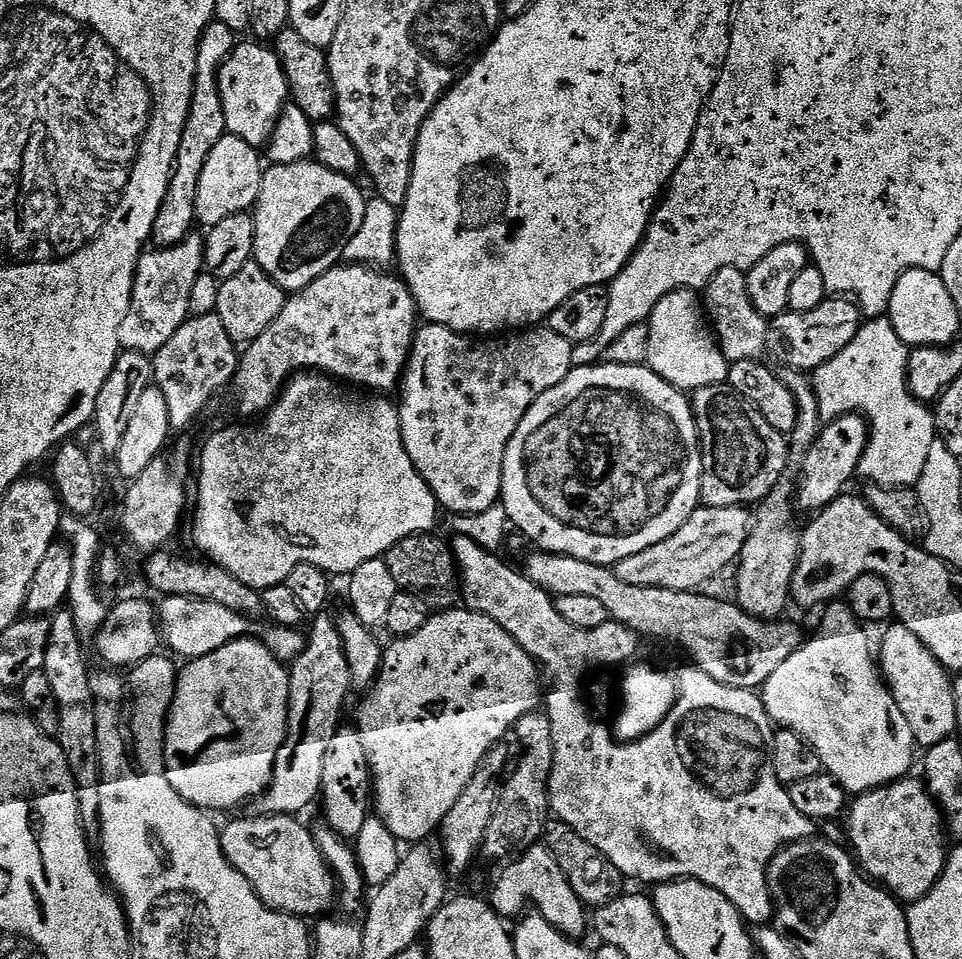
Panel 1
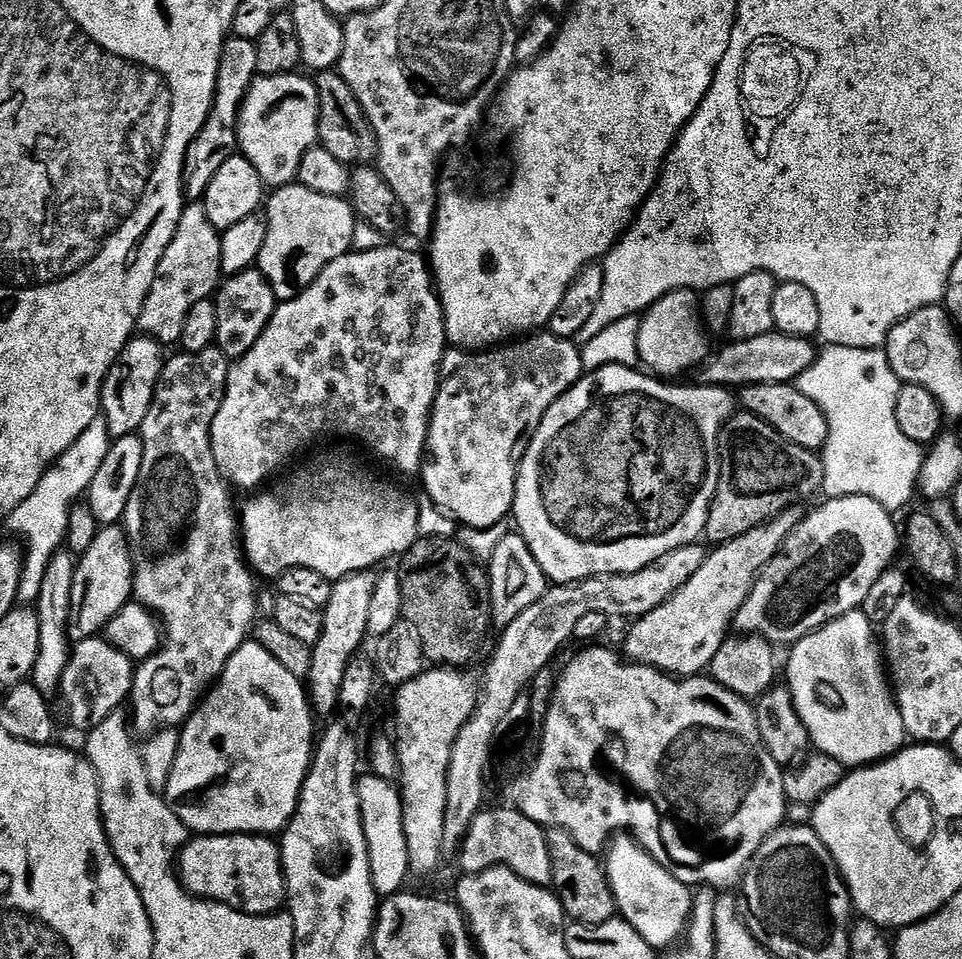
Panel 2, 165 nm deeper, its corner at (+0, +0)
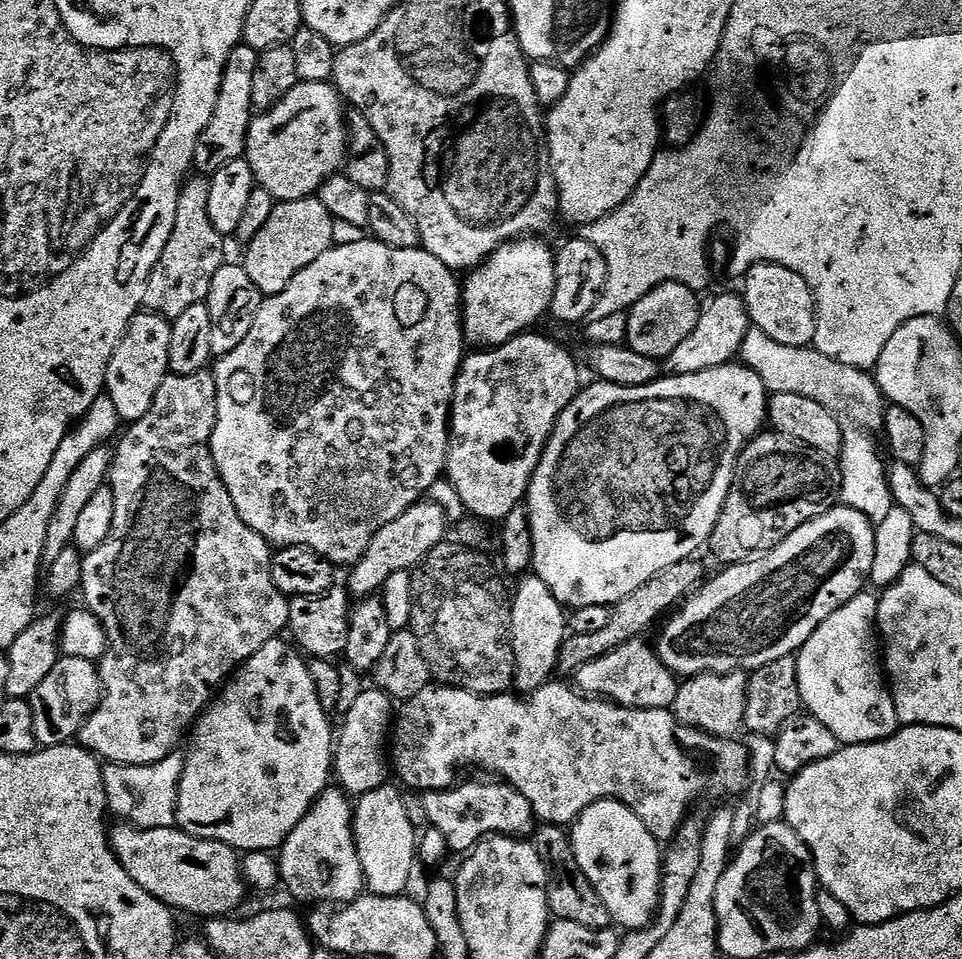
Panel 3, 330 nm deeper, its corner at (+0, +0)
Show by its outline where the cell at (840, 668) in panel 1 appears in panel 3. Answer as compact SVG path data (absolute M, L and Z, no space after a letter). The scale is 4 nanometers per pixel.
M872 590L859 592L854 598L850 598L850 602L846 602L838 610L834 610L834 614L830 614L830 618L826 618L826 622L822 622L822 626L818 626L818 630L814 630L814 634L804 644L796 656L796 665L798 666L798 690L800 691L800 703L806 709L807 715L818 718L818 722L822 722L822 726L829 728L832 733L840 739L841 745L849 744L877 744L880 740L889 740L891 736L896 735L901 727L898 718L898 710L894 706L894 698L892 697L891 687L886 686L885 670L882 663L882 648L878 643L878 629L876 627L876 615L878 614L878 606L880 605L877 593Z

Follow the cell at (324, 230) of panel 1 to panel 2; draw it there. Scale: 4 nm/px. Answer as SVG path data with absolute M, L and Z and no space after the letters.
M299 182L275 189L267 197L266 212L267 208L268 229L258 267L268 279L277 301L283 302L294 299L298 293L309 288L330 261L350 251L358 217L345 197L318 194L318 190L310 190Z

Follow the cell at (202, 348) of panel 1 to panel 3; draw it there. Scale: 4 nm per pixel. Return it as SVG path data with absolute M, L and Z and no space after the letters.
M211 371L195 372L189 376L178 376L169 374L162 382L162 386L158 386L158 394L154 394L154 406L150 406L150 410L141 420L129 423L127 425L128 433L119 437L120 445L114 448L114 457L112 459L112 467L110 473L110 487L112 493L115 494L114 502L114 526L110 530L110 534L106 538L106 542L102 542L102 546L98 546L98 550L87 553L83 557L84 565L82 566L82 595L84 594L83 603L88 611L103 620L108 627L108 649L106 654L98 661L100 670L100 683L102 685L102 699L100 705L92 713L92 717L84 723L84 728L81 730L78 740L81 745L91 750L99 757L101 761L110 764L129 764L130 766L146 766L147 764L157 764L162 762L162 758L166 758L171 752L177 751L181 747L180 743L185 743L186 737L189 735L190 729L195 725L200 718L200 713L212 703L217 695L218 689L235 673L240 665L245 664L251 656L258 654L258 650L262 650L262 646L266 646L266 642L277 639L288 627L288 601L289 597L282 595L278 590L278 586L274 586L272 581L272 553L267 540L262 538L262 534L258 534L254 530L250 530L250 526L246 526L246 522L242 522L242 518L238 514L238 510L234 506L234 502L230 498L230 494L226 490L226 486L222 482L222 478L216 469L216 463L212 457L212 435L214 434L214 426L216 425L216 399L218 398L218 390L216 389L216 378Z

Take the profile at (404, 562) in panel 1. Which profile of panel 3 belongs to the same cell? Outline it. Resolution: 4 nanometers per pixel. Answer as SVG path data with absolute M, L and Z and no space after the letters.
M445 542L434 546L434 550L430 550L430 554L426 554L426 558L416 565L412 572L412 623L410 630L420 639L420 649L426 658L428 668L432 671L432 680L439 682L441 685L449 688L461 688L467 692L473 692L478 698L484 696L496 696L499 692L504 692L507 688L513 687L516 671L514 670L514 650L512 649L512 602L510 599L510 588L504 585L502 577L496 573L496 568L483 556L483 551L477 550L475 547L468 547L459 542Z

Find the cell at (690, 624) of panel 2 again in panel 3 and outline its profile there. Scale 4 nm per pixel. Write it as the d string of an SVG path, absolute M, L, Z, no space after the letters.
M643 639L626 642L626 646L618 646L610 654L602 658L594 658L594 662L586 662L574 673L574 684L581 693L593 698L603 698L611 703L620 705L621 708L666 708L671 709L679 692L680 684L675 672L665 664L660 663L651 643L644 644Z

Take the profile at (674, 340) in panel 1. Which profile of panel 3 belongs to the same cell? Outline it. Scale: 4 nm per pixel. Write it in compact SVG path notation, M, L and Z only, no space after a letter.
M660 284L656 288L653 288L638 303L632 305L630 311L627 313L627 347L632 348L634 354L642 354L651 360L663 361L664 357L671 354L680 343L686 342L690 330L694 330L702 307L701 301L696 301L696 296L697 293L684 284Z

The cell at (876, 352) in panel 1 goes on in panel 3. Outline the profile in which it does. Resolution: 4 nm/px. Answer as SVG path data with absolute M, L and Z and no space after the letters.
M751 327L740 347L739 359L745 368L754 370L762 378L769 393L802 394L814 398L822 406L833 410L844 408L839 417L844 432L844 445L840 447L840 500L856 508L872 523L877 524L890 514L894 506L888 489L888 474L885 461L880 461L880 452L868 432L883 429L886 399L876 384L871 371L846 366L837 360L826 358L815 347L795 348L782 346L774 338L766 338L762 330Z

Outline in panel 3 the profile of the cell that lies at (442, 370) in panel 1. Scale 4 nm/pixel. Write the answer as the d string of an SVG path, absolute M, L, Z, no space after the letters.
M521 334L500 348L476 350L465 355L460 363L460 373L456 375L446 479L457 488L467 511L481 521L507 521L508 515L521 507L528 495L528 483L532 481L540 455L548 445L562 410L566 410L582 387L580 372L571 354L562 345L554 344L548 336L532 335L536 334Z

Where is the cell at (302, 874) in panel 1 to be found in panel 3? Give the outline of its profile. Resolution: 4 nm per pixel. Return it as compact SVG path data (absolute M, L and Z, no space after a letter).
M120 822L117 825L117 828L113 827L110 832L113 854L126 870L126 874L130 874L130 878L134 878L134 882L142 886L146 894L158 898L158 902L168 905L177 913L189 912L192 916L204 916L203 918L231 917L235 913L232 911L243 902L246 881L242 856L235 848L222 842L194 838L175 826L139 828L127 822Z

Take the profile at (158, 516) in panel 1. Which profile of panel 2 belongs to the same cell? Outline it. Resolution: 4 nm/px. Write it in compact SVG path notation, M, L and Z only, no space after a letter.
M103 525L92 544L77 559L73 589L71 590L68 638L77 644L93 639L107 627L114 614L133 597L133 564L131 548L123 527Z

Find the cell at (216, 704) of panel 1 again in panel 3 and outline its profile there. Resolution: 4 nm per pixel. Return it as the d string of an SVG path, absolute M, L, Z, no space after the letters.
M277 638L266 642L266 646L262 646L262 650L258 650L258 654L251 656L245 664L236 669L231 679L219 689L218 695L212 703L200 713L199 720L196 721L190 732L192 753L190 751L187 753L184 773L178 788L175 827L194 838L222 842L226 846L235 848L241 854L272 852L279 849L286 837L294 830L294 826L298 826L298 822L302 822L304 815L312 809L314 801L324 793L325 788L329 787L330 773L334 768L334 728L332 732L331 726L328 725L329 713L324 712L319 704L315 682L312 680L308 669L309 661L287 639L285 640L284 638Z

